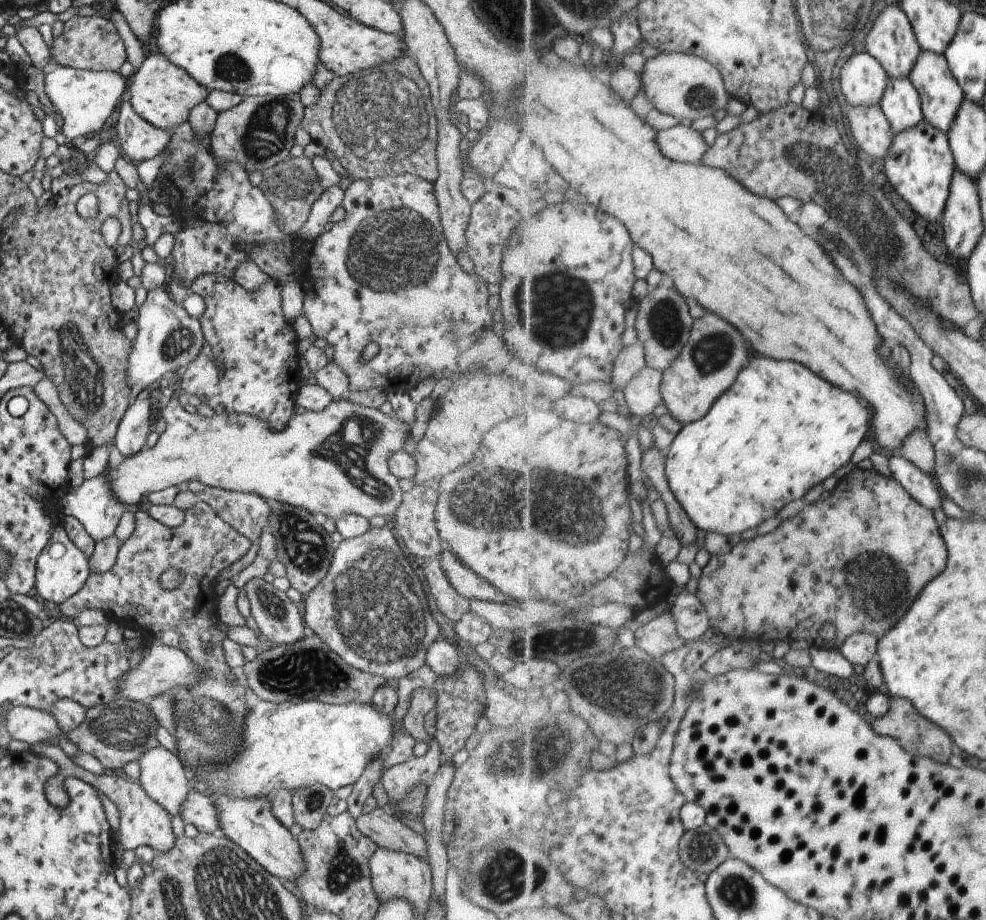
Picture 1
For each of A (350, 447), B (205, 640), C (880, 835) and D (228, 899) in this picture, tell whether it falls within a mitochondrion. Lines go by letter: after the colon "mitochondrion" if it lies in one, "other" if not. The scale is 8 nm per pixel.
A: mitochondrion
B: other
C: other
D: mitochondrion

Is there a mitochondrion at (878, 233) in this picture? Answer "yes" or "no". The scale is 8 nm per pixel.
yes

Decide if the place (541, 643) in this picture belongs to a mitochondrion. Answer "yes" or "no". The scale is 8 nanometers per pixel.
yes

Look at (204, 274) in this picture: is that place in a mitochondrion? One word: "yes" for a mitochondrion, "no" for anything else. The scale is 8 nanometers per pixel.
no

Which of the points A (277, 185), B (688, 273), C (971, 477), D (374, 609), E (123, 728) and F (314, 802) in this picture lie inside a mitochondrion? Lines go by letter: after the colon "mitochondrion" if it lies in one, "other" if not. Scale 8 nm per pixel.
A: mitochondrion
B: other
C: mitochondrion
D: mitochondrion
E: mitochondrion
F: mitochondrion

